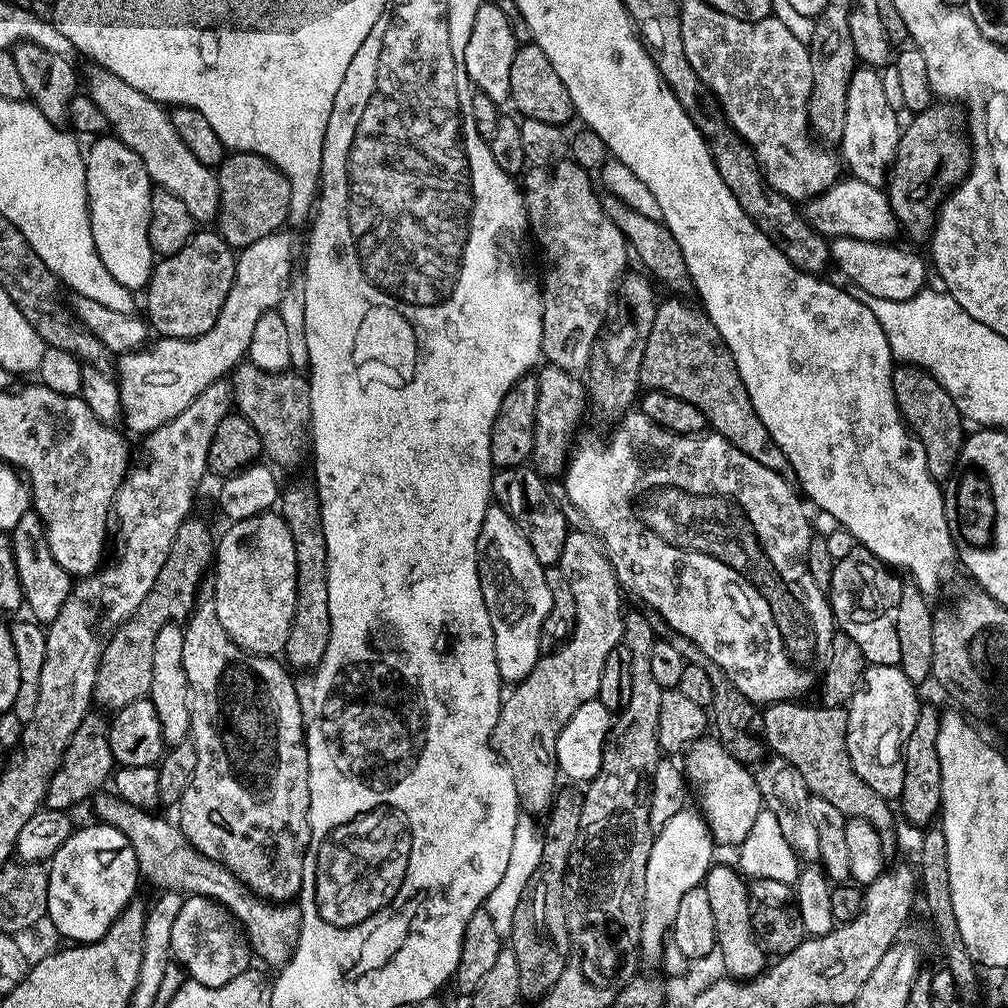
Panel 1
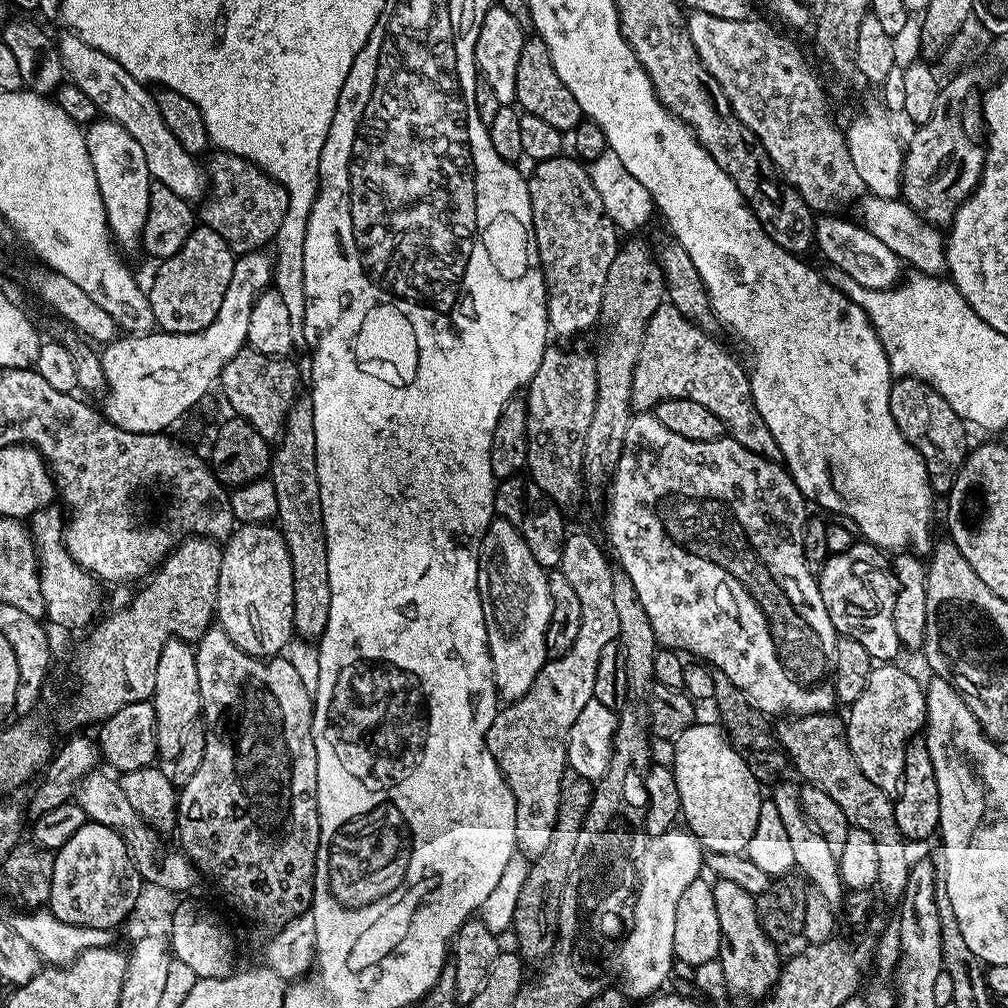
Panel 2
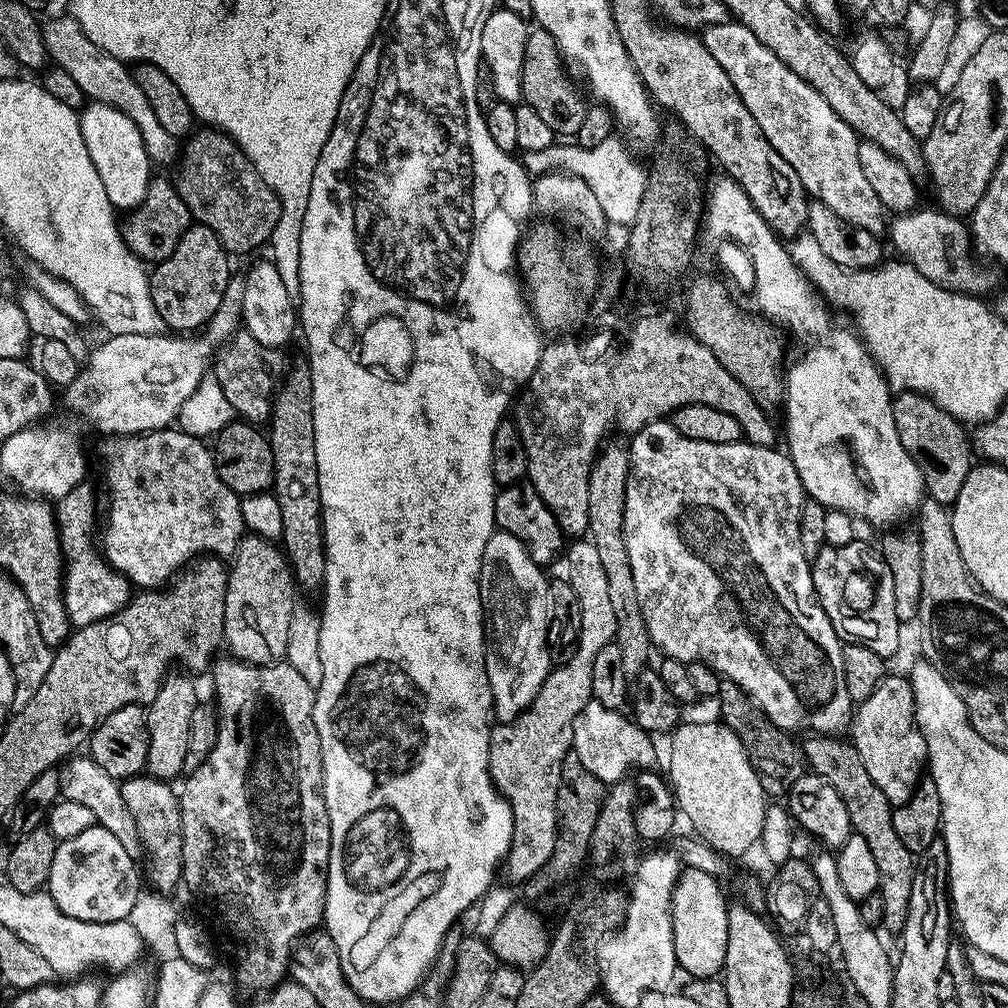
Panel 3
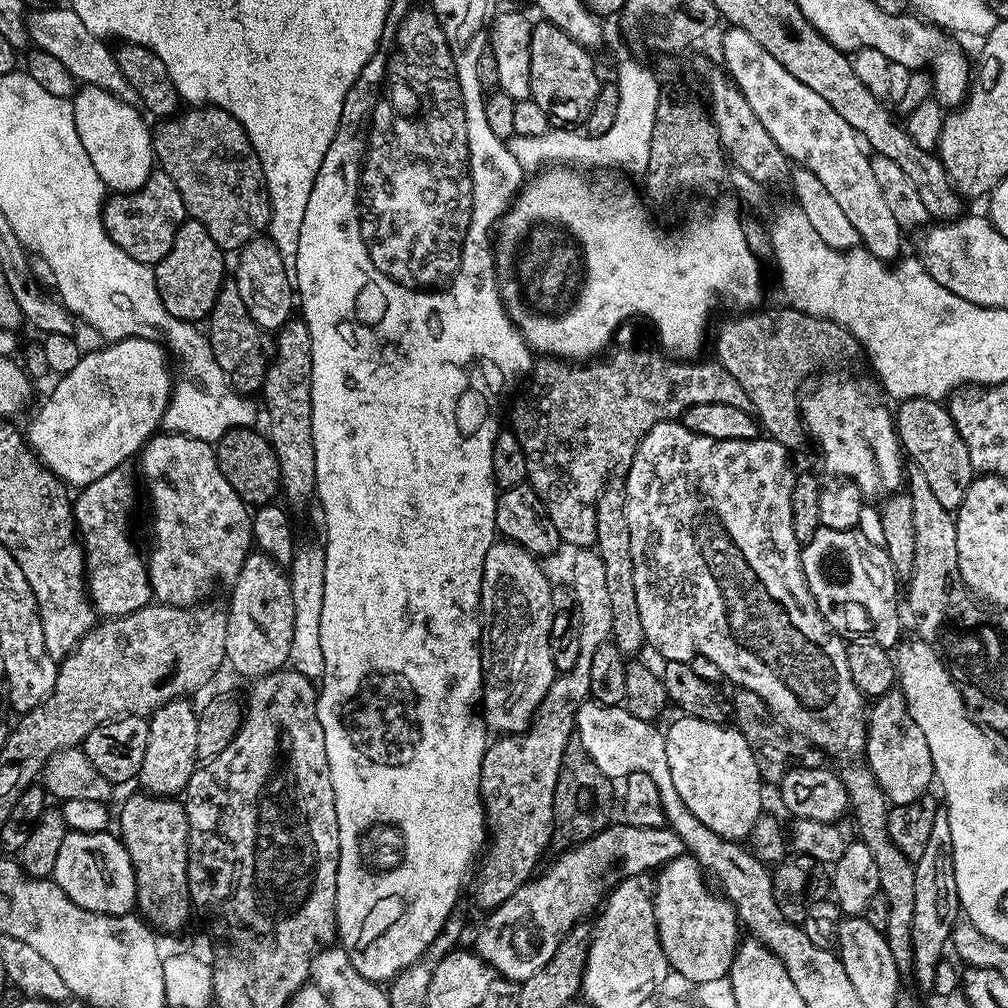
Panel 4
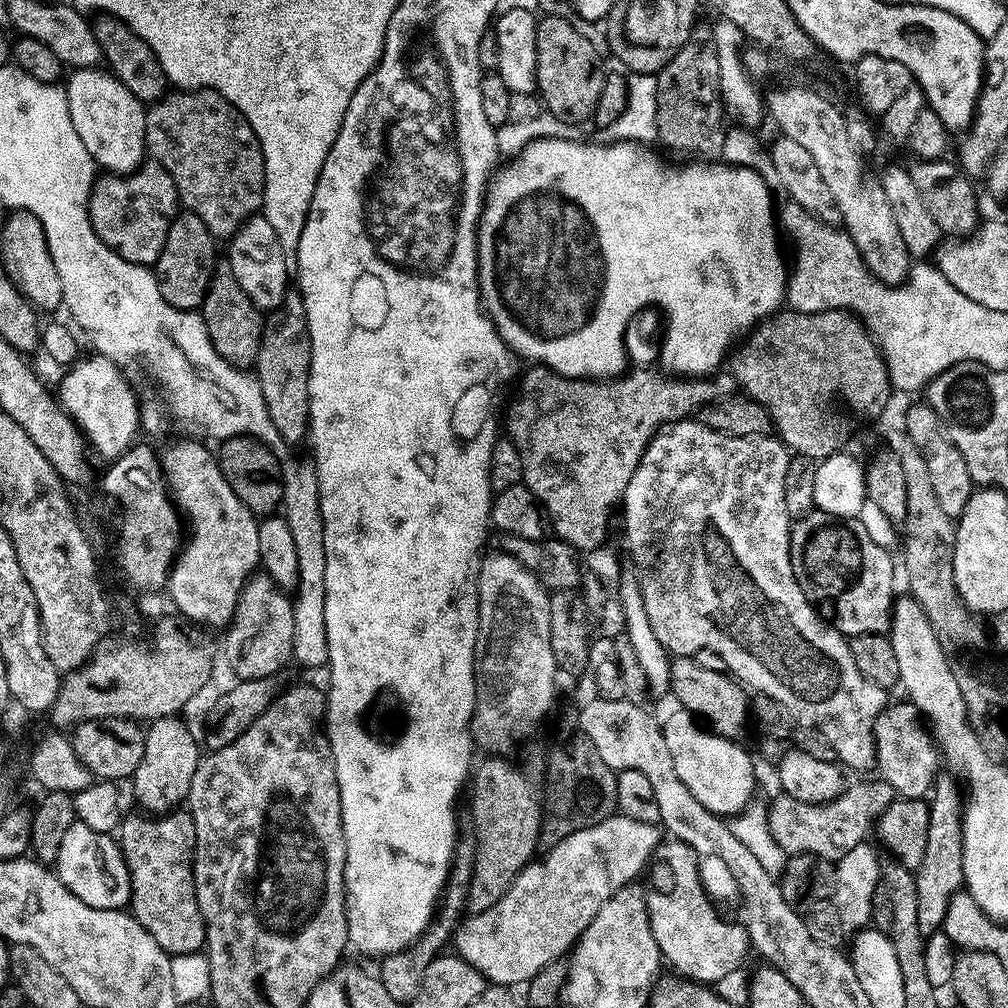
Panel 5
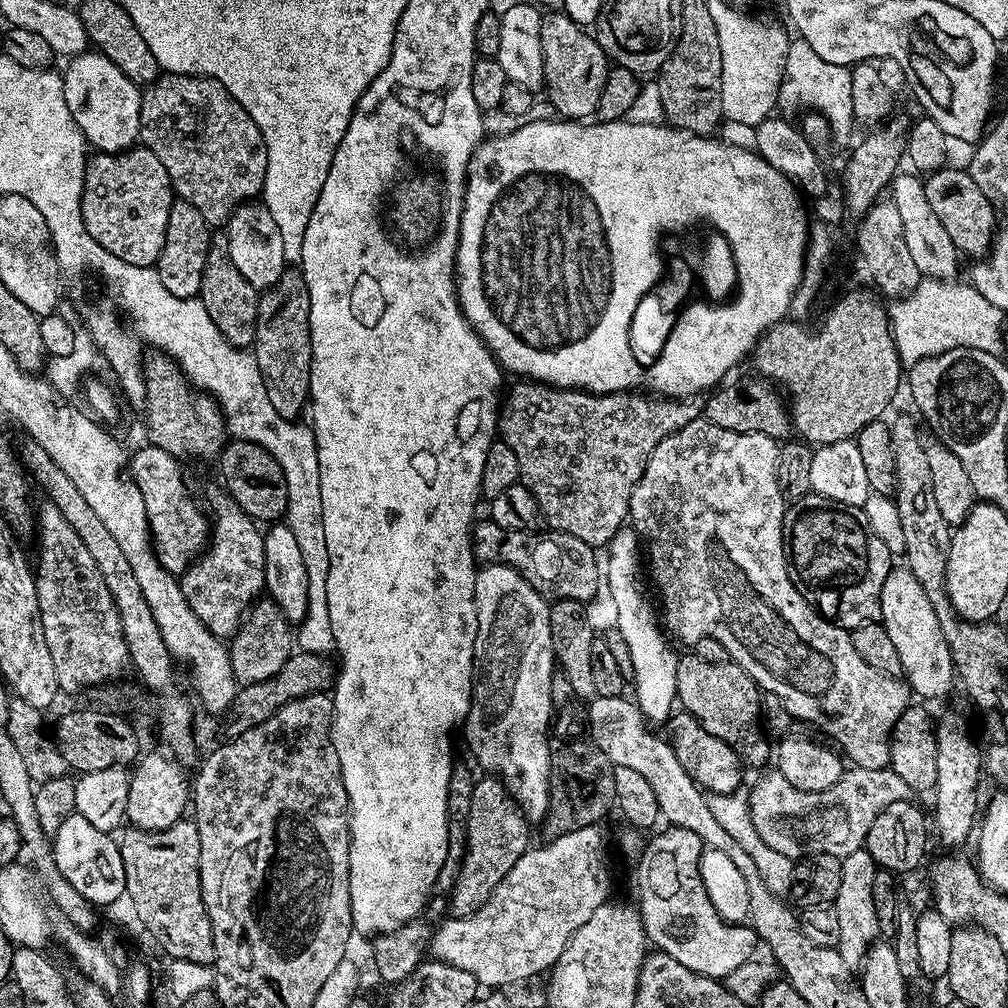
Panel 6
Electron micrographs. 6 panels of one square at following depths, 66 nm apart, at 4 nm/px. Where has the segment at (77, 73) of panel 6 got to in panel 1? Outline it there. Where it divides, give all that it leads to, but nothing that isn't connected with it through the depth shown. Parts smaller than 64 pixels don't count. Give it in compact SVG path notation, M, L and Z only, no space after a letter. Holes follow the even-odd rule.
M101 135L89 144L92 145L86 148L84 169L88 217L98 258L102 258L102 266L106 266L122 286L133 290L147 289L154 267L154 253L150 246L150 202L154 185L146 166L142 166L142 158L115 135Z

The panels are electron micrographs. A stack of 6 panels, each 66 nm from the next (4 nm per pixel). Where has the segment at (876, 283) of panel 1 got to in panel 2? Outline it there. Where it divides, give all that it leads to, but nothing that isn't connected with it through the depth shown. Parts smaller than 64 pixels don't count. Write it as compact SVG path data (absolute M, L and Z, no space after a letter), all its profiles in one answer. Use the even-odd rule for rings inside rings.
M824 214L816 220L815 247L829 261L831 267L842 270L842 274L850 274L858 286L866 286L870 290L886 290L895 288L901 283L900 268L902 262L894 250L889 250L870 230L866 230L863 223L851 224L848 220L839 220L833 214Z

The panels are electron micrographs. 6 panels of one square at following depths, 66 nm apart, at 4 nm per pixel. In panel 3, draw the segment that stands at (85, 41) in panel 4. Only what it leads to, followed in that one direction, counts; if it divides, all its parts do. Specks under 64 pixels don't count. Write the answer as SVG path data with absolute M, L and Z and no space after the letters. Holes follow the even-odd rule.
M64 14L57 20L50 21L49 24L45 23L43 30L49 61L55 67L66 70L66 74L70 74L70 78L74 78L74 82L82 86L84 95L89 101L114 106L114 110L122 110L122 114L126 114L126 118L130 118L134 126L138 126L148 151L148 158L153 165L168 164L171 160L173 163L177 159L177 137L166 134L166 129L158 123L158 117L154 115L150 102L146 102L146 94L142 94L138 82L132 76L129 65L125 61L114 58L106 54L106 50L94 46L94 42L86 38L80 23L70 14Z

